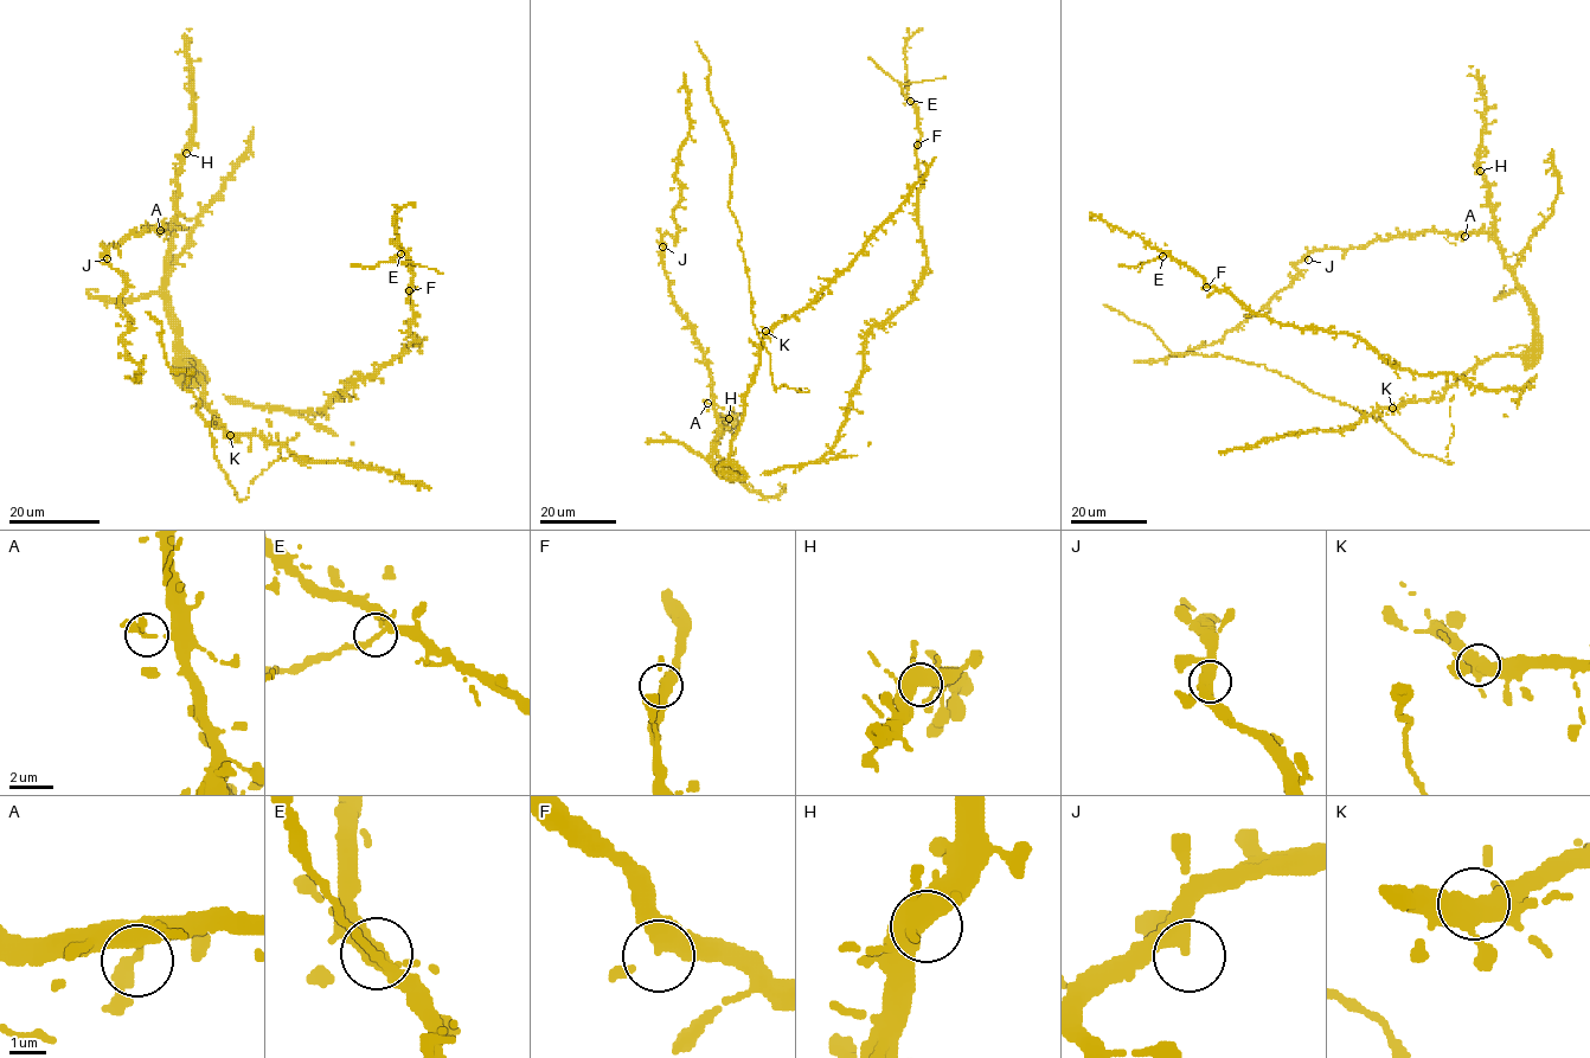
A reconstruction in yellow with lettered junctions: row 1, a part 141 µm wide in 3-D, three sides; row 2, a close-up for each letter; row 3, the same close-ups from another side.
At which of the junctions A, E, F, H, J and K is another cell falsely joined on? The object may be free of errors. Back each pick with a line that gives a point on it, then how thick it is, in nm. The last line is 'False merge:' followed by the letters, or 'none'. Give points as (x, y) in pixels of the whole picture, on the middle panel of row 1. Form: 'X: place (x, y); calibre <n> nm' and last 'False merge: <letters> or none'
E: place (910, 101); calibre 200 nm
False merge: E

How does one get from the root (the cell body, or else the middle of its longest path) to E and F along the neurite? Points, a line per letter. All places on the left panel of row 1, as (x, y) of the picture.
E: (223, 393), (321, 412), (333, 395), (416, 346), (412, 271), (401, 255)
F: (223, 393), (255, 405), (321, 412), (333, 395), (344, 395), (421, 341), (409, 334), (409, 290)

